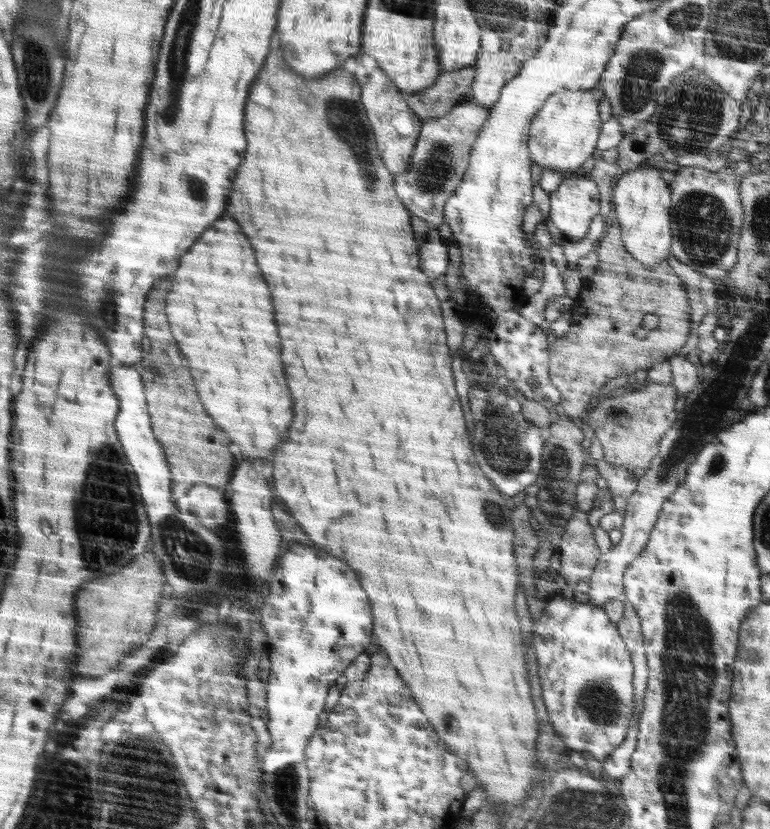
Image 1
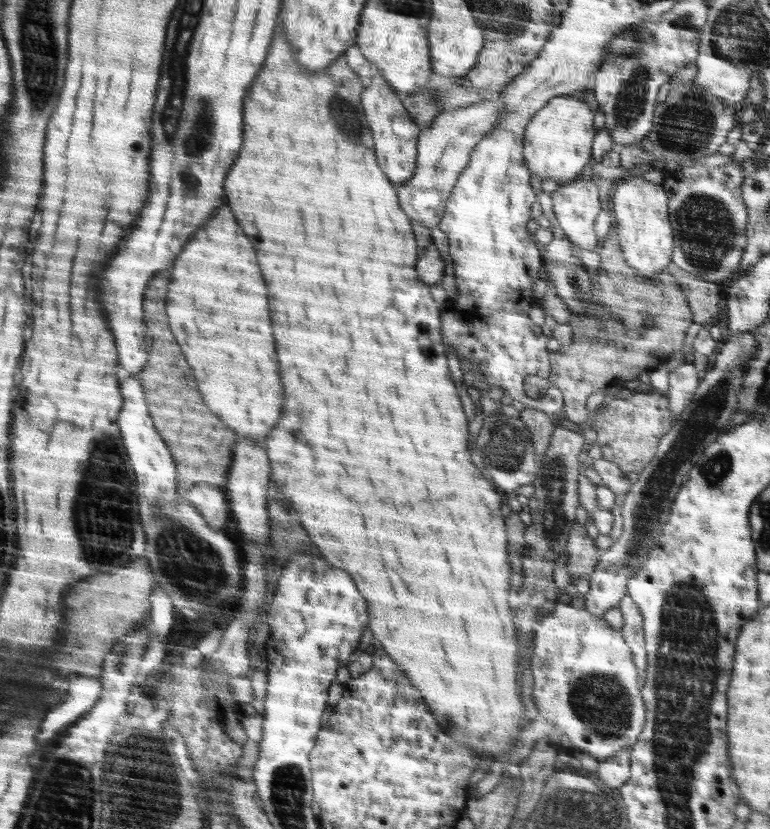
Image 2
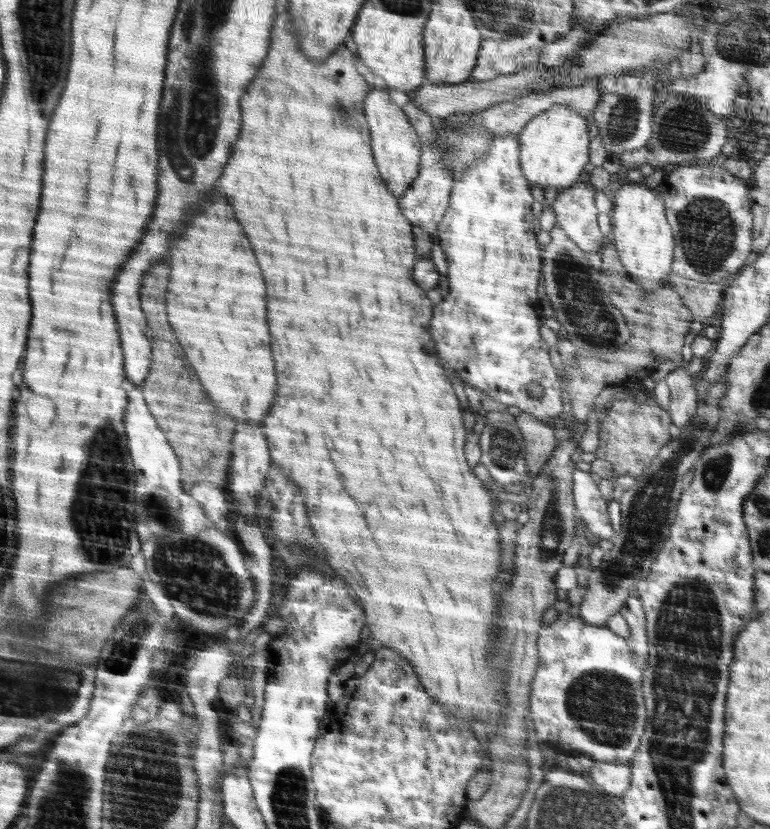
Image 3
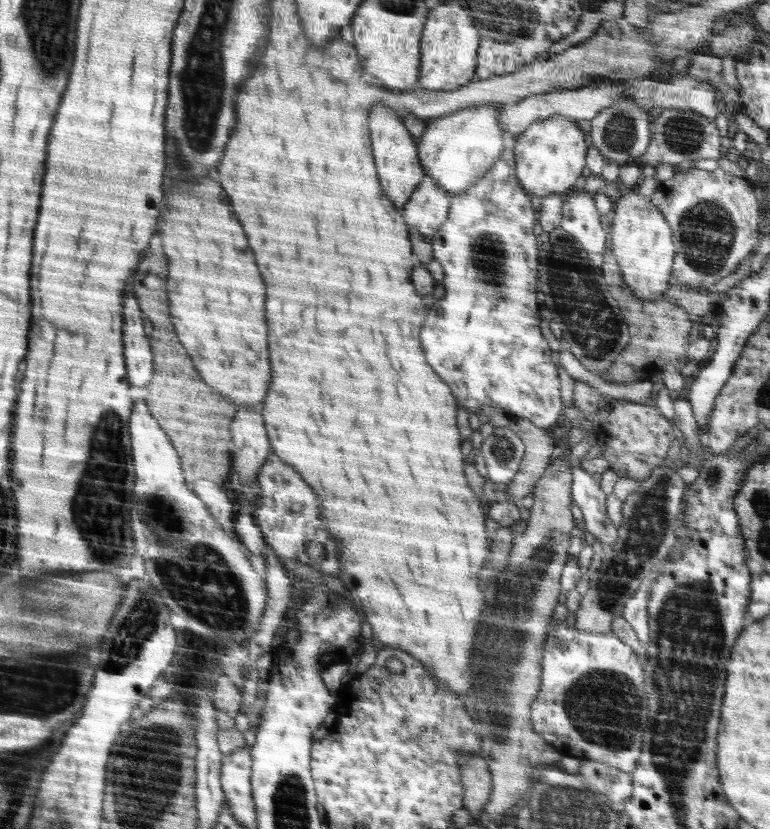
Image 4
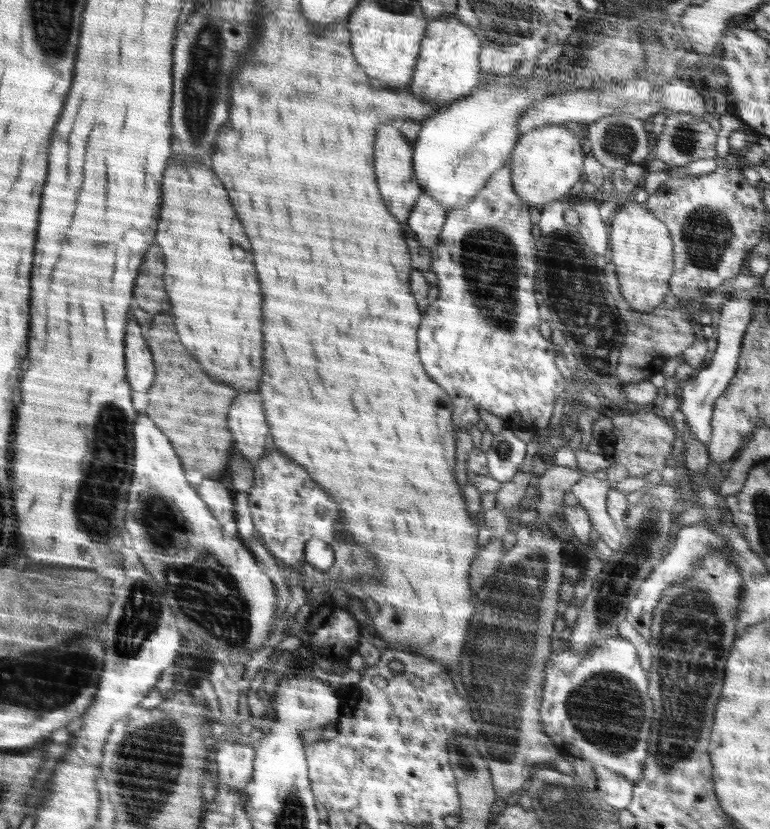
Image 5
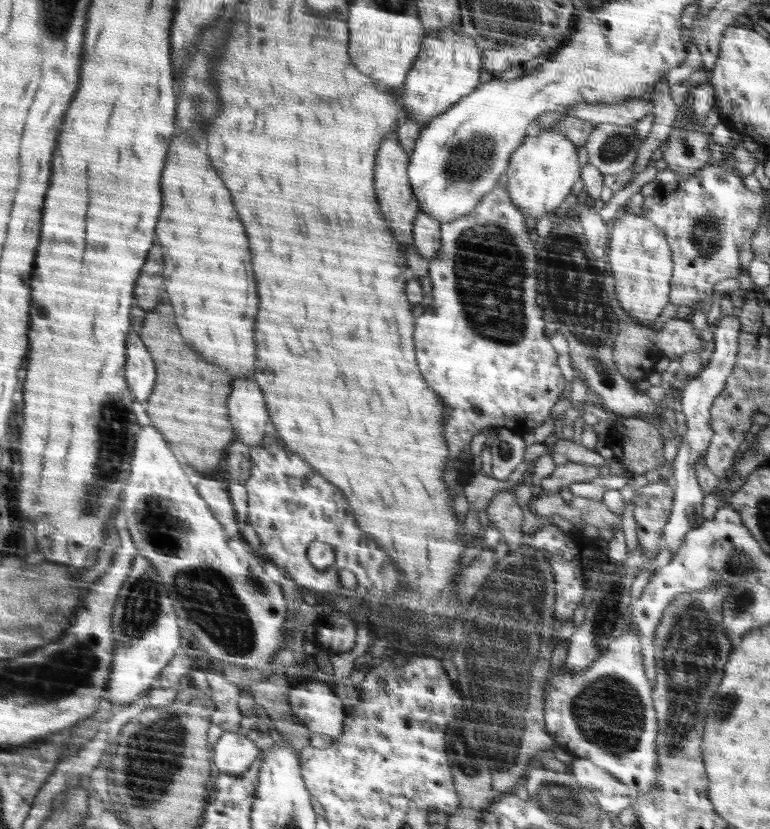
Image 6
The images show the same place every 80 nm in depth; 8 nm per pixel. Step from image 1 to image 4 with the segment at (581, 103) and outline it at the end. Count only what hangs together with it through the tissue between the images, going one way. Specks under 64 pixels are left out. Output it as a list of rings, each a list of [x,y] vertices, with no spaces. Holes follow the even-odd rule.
[[[554,116],[530,125],[524,133],[516,136],[516,175],[518,182],[530,194],[544,198],[550,194],[560,194],[572,188],[586,166],[586,142],[582,130],[574,120],[565,116]]]

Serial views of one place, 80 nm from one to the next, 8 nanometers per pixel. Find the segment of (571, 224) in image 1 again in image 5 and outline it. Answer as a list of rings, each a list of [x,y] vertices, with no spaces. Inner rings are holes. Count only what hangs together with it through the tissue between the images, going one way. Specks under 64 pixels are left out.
[[[588,196],[573,201],[569,206],[577,212],[580,224],[570,226],[569,229],[581,236],[596,256],[603,256],[608,250],[608,226],[600,220],[598,205],[596,201],[588,199]]]

